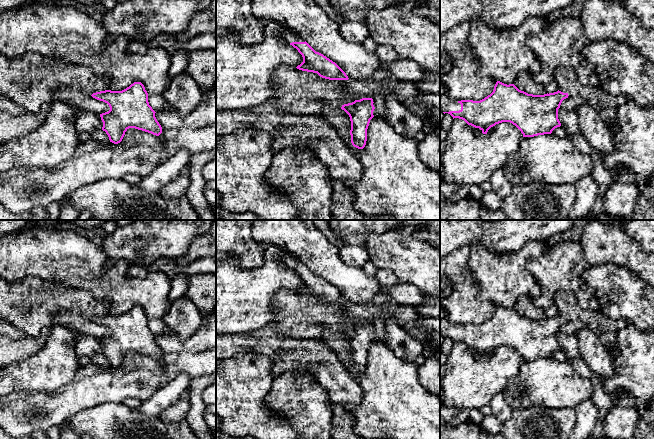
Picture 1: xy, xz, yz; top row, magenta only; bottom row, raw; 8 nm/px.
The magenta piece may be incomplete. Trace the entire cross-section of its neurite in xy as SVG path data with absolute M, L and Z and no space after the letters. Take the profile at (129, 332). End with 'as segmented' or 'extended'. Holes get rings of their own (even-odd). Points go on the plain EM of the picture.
M134 306L122 315L105 314L93 317L91 320L107 327L110 331L108 336L100 338L103 346L102 354L106 356L110 366L120 367L129 352L142 354L156 360L162 357L162 351L155 341L156 336L149 329L148 317L141 306Z; as segmented

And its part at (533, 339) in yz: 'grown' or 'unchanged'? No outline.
grown

